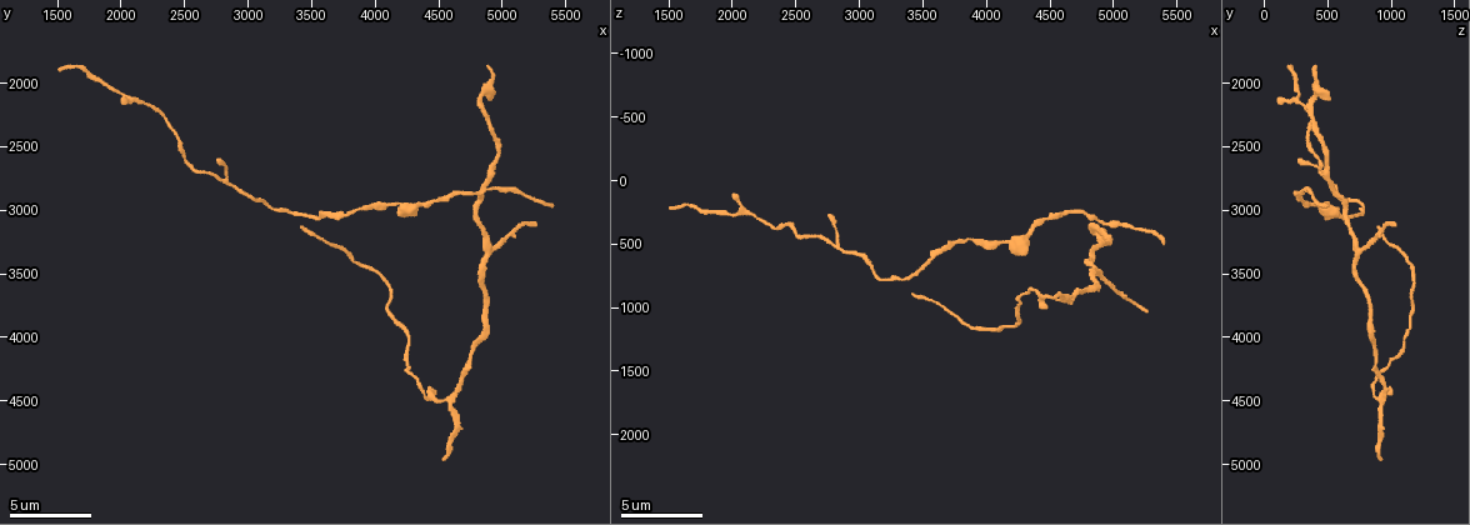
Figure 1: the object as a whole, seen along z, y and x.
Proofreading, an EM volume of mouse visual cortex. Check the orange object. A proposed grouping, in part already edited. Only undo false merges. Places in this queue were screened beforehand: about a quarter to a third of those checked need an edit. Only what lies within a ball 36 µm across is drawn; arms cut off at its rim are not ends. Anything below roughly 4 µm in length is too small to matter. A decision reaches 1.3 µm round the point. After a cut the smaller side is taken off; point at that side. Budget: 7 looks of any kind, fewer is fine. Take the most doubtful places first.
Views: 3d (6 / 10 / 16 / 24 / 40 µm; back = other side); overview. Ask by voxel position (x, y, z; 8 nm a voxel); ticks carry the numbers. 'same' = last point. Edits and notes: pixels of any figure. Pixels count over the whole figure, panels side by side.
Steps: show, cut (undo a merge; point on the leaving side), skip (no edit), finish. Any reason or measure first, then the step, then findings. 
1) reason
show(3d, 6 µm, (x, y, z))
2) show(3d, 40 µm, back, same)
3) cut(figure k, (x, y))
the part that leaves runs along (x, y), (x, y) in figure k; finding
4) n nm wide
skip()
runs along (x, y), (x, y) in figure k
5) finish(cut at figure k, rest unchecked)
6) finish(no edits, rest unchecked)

calibre changes
show(3d, 10 µm, (4360, 4380, 860))

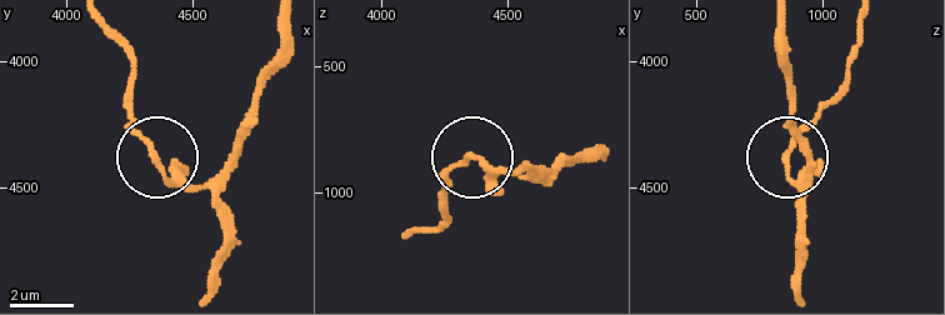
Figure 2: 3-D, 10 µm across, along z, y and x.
200 nm wide
skip()
runs along (283, 28), (256, 124), (203, 184), (138, 140), (124, 103) in figure 2; continuous, no second neuron

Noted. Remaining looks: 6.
sudden change in width
show(3d, 6 µm, (4060, 2960, 500))

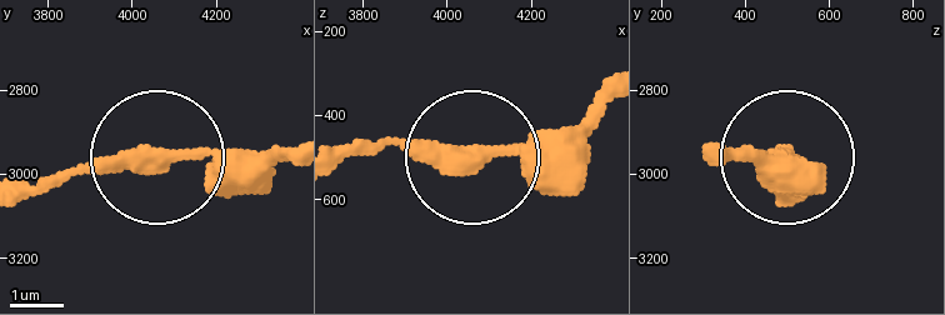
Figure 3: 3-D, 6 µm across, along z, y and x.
340 nm wide
skip()
runs along (291, 148), (184, 148), (40, 175) in figure 3; one neuron here

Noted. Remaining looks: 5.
thin neck
show(3d, 16 µm, (3200, 2980, 760))

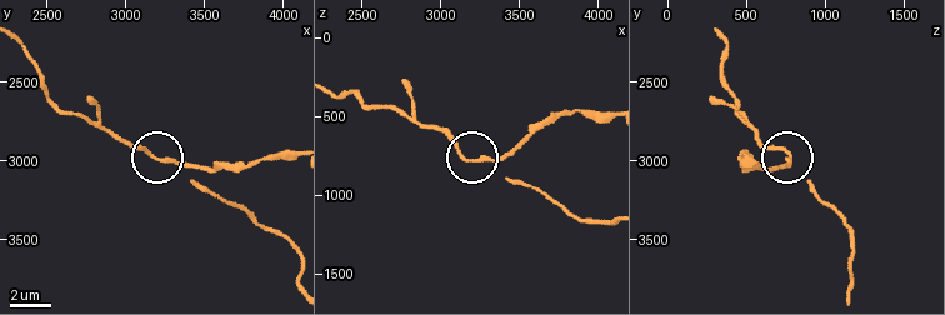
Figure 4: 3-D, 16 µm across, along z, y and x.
show(3d, 16 µm, back, (3200, 3000, 760))

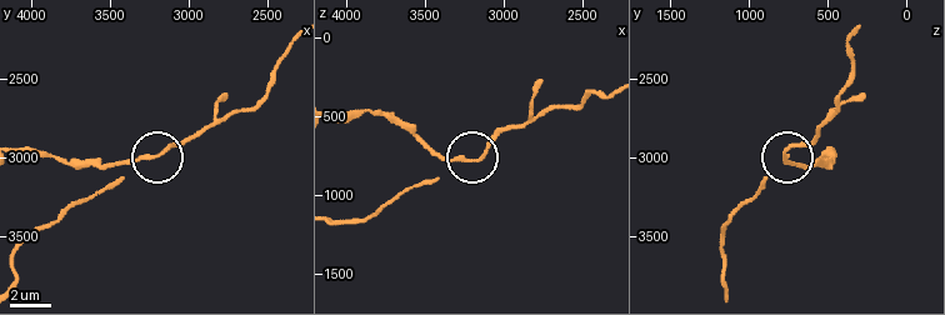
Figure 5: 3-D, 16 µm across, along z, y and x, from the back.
160 nm wide
cut(figure 5, (129, 164))
a second neuron is stuck on

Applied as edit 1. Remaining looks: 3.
finish(cut at figure 5, rest unchecked)

